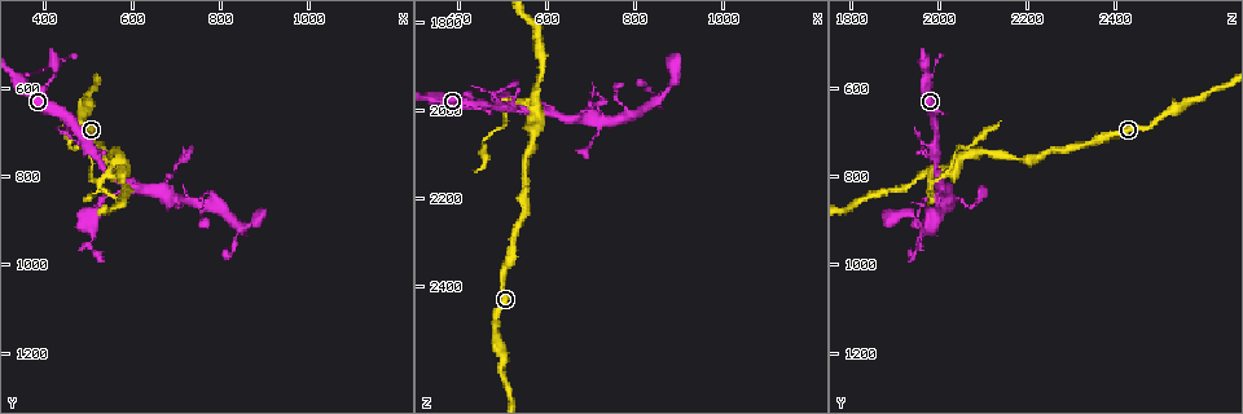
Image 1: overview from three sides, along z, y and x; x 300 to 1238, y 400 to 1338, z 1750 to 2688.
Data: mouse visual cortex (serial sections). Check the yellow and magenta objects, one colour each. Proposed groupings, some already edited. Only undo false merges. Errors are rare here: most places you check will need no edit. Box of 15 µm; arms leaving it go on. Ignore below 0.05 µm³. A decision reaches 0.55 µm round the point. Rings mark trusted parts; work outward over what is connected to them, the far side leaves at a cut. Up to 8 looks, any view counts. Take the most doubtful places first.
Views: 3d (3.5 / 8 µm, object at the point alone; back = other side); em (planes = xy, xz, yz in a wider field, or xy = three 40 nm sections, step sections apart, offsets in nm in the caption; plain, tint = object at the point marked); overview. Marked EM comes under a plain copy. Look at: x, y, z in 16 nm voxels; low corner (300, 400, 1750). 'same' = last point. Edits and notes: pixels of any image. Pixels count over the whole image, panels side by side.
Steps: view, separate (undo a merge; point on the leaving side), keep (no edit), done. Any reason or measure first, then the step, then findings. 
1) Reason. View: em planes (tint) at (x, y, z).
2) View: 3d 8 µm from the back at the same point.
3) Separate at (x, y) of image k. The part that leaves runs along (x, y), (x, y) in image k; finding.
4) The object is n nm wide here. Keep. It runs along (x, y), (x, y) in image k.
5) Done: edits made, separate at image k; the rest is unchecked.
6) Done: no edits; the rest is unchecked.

Sharp bend. View: 3d 3.5 µm at (515, 815, 1990).

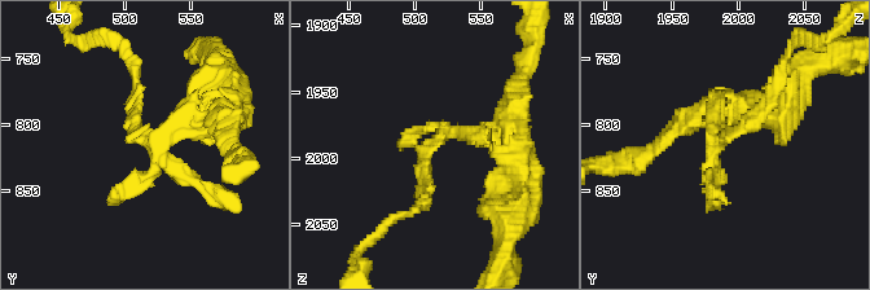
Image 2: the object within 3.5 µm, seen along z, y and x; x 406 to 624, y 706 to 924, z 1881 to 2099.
Shape alone is not enough. View: em xy step 3 (tint) at (512, 812, 1990).

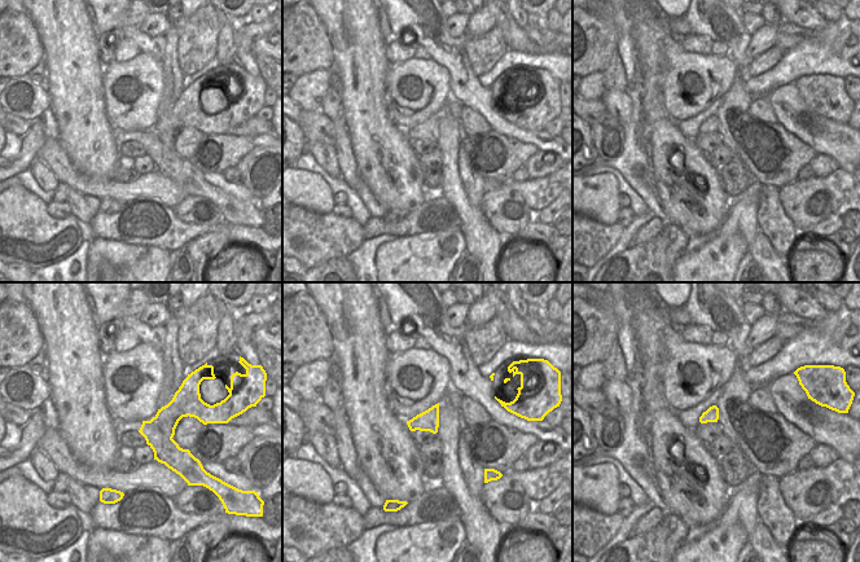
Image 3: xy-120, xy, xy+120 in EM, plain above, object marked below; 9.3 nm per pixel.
Keep. It runs along (505, 143), (442, 136), (426, 153), (426, 200) in image 2; continuous, no second cell.

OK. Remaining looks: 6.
Sudden change in width. View: 3d 3.5 µm at (465, 725, 2070).

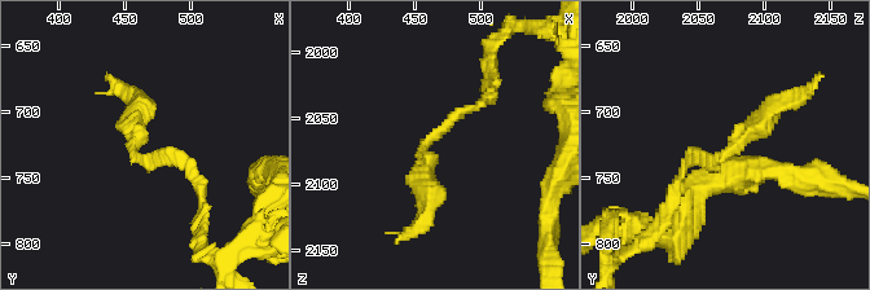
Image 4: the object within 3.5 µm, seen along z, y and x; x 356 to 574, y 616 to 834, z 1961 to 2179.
View: em xy step 1 (tint) at (458, 732, 2070).

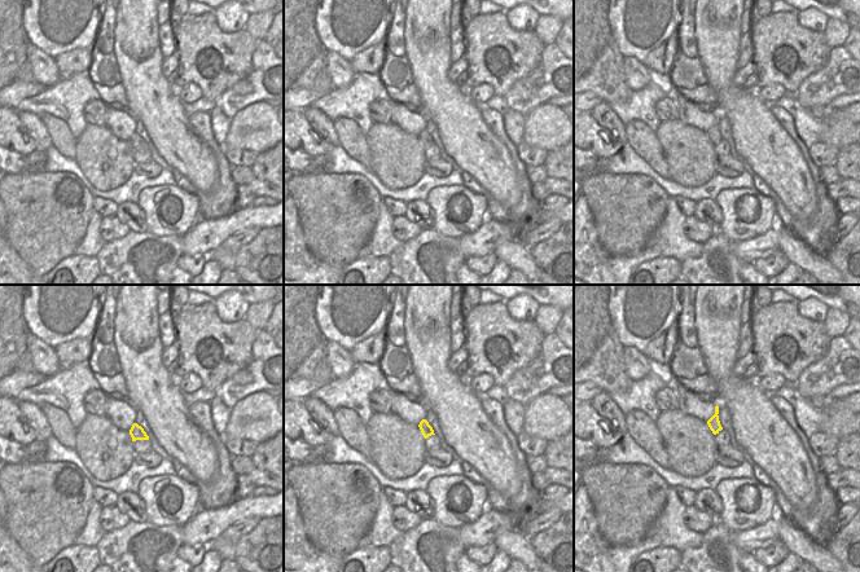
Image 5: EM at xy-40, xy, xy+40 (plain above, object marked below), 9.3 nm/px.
Keep. It runs along (680, 178), (792, 97) in image 4; one cell here.

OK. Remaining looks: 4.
Four arms meet. View: 3d 3.5 µm at (725, 850, 2025).

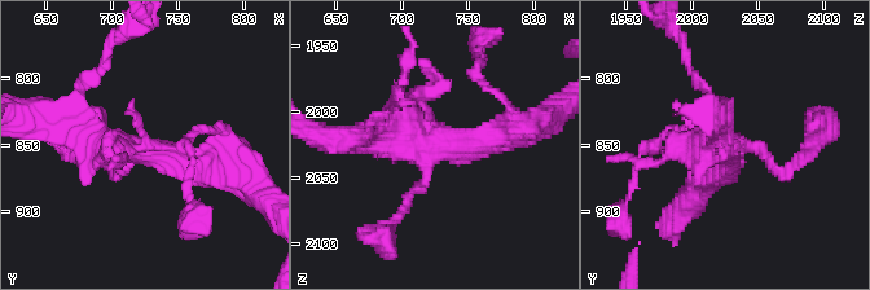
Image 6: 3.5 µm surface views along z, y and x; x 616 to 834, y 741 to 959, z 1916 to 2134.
Keep. It runs along (60, 127), (219, 175) in image 6; continuous, no second cell.

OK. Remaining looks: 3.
Done: no edits; the rest is unchecked.

